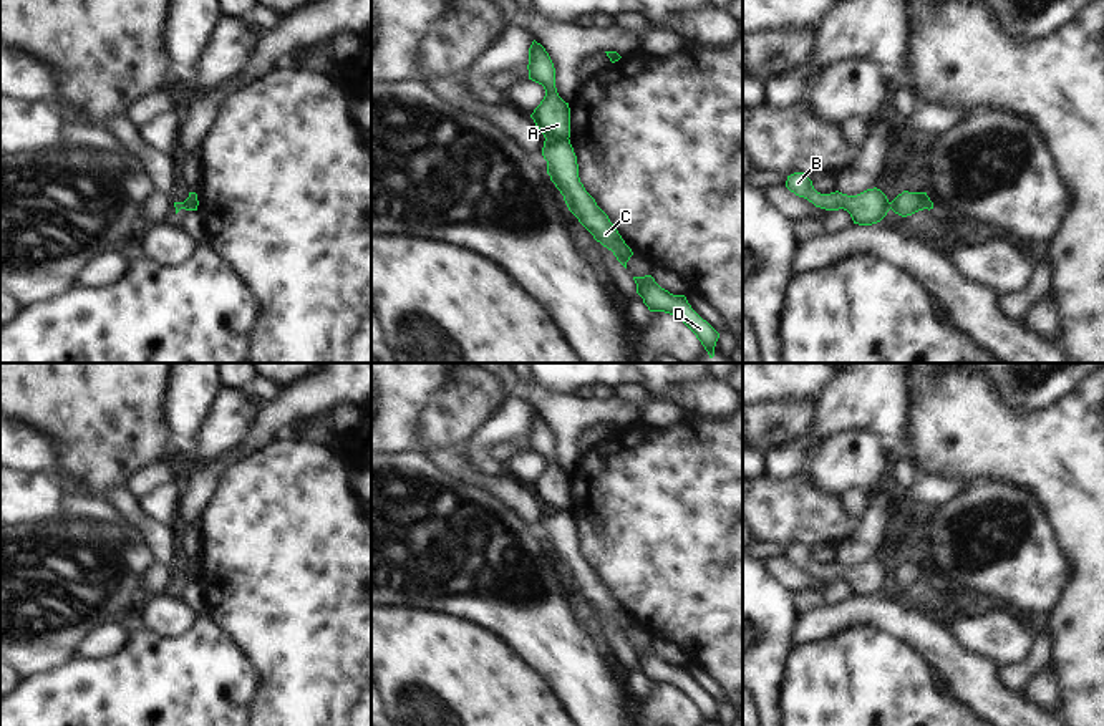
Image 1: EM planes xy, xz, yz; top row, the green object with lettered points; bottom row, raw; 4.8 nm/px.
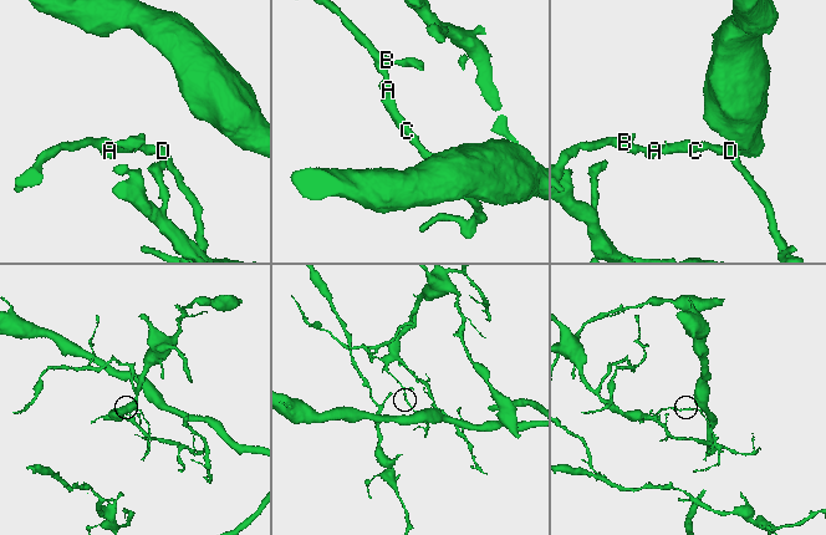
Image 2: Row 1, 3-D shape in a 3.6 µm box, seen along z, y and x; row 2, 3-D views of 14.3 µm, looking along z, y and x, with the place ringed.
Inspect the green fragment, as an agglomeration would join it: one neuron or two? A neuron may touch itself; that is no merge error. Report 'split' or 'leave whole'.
split

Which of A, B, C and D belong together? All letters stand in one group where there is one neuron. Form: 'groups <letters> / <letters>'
groups A B / C D

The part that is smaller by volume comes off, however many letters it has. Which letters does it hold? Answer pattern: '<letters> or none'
C, D

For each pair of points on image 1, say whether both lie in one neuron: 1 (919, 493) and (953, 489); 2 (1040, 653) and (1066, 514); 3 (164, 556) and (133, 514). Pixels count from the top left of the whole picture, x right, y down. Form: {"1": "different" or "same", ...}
{"1": "same", "2": "different", "3": "same"}

